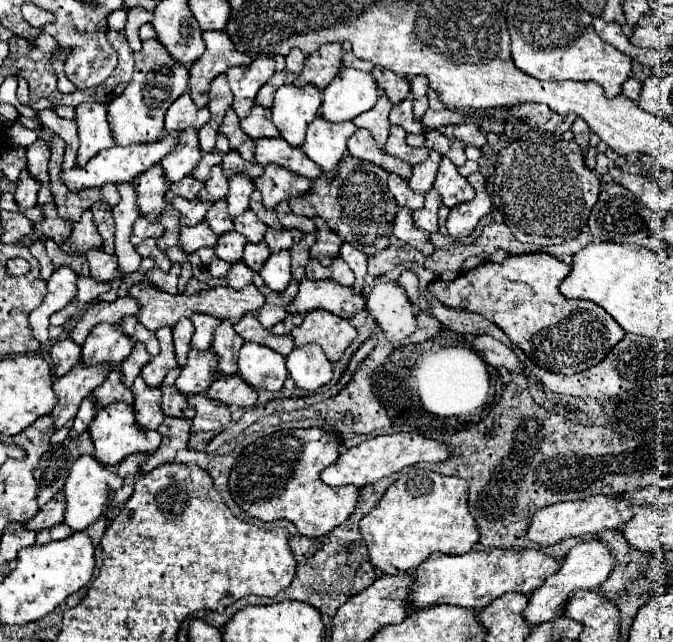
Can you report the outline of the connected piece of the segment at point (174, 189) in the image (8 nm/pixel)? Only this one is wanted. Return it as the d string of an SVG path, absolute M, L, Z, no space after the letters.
M186 175L186 177L180 179L178 183L172 183L172 185L170 185L170 189L168 189L168 193L166 193L166 199L170 201L170 199L176 197L176 195L186 197L186 199L196 199L202 187L204 187L202 181L194 179L192 175Z

